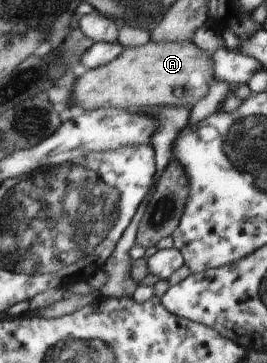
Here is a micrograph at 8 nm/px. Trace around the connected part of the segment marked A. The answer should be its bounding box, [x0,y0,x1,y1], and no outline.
[70,40,214,114]

